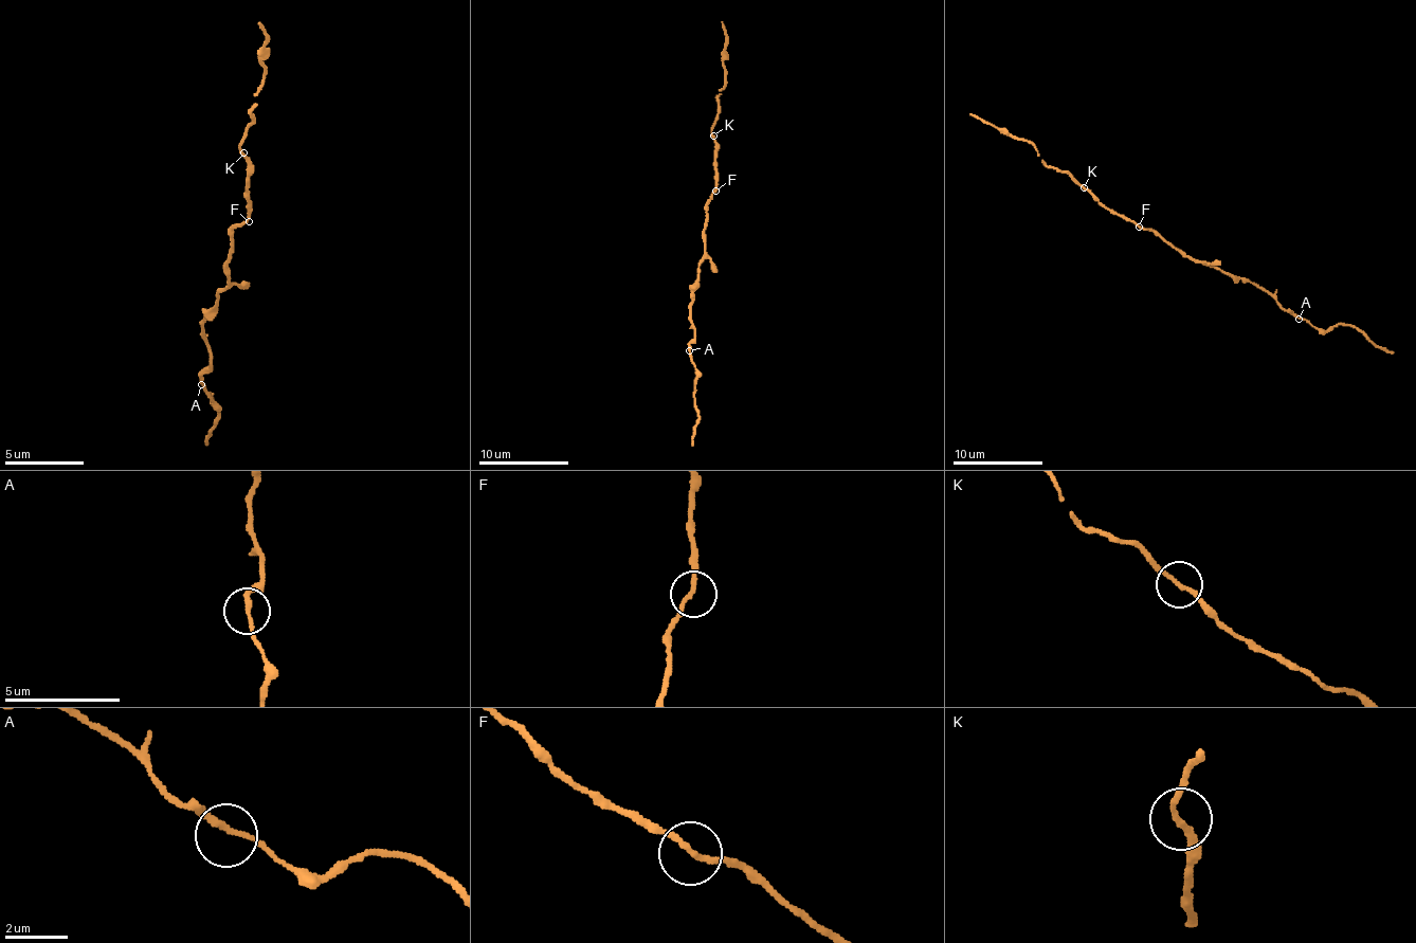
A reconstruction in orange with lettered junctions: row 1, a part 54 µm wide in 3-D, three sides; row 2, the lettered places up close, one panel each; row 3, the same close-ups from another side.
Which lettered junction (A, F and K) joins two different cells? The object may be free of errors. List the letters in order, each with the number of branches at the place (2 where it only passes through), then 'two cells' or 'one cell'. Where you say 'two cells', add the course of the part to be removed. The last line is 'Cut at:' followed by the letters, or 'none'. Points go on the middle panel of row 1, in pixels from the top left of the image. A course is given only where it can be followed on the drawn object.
A: 2 branches meet; one cell
F: 2 branches meet; one cell
K: 2 branches meet; one cell
Cut at: none

